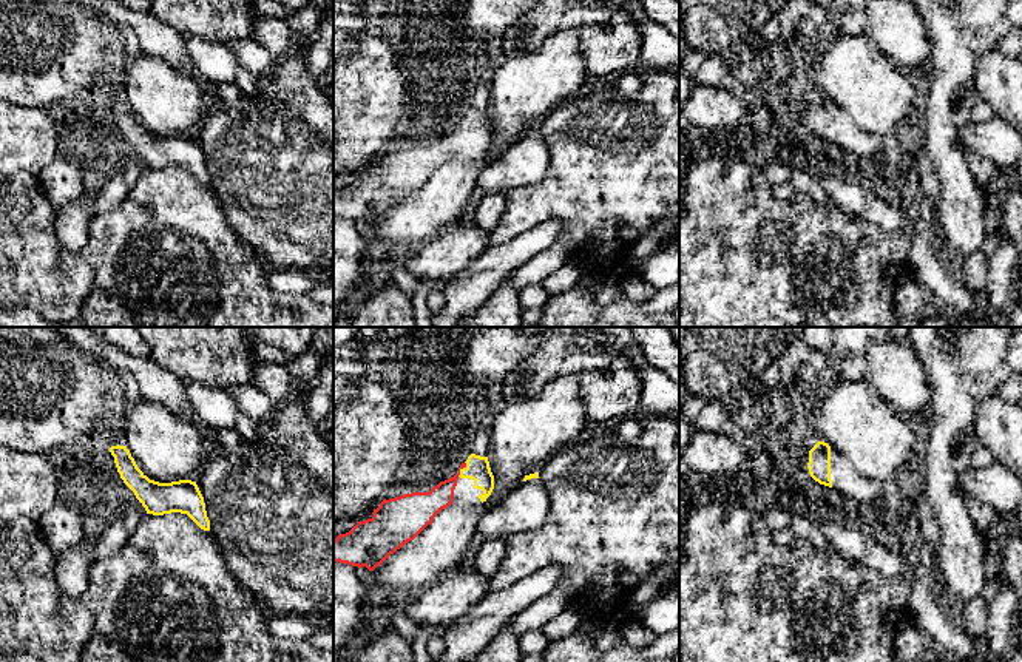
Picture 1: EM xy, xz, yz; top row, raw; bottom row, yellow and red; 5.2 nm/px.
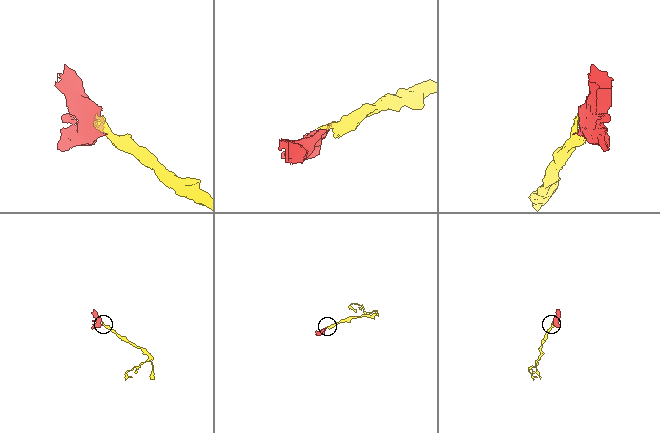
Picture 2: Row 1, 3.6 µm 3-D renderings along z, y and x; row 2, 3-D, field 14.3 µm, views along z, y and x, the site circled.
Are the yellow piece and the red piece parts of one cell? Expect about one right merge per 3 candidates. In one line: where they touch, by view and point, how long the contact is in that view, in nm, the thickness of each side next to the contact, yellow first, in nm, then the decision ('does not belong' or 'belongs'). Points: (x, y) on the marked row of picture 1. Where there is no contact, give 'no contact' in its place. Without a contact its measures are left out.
meets yellow in xz at (462, 469); contact 90 nm long; 130 nm thick on the yellow side, 130 nm on the other; belongs

